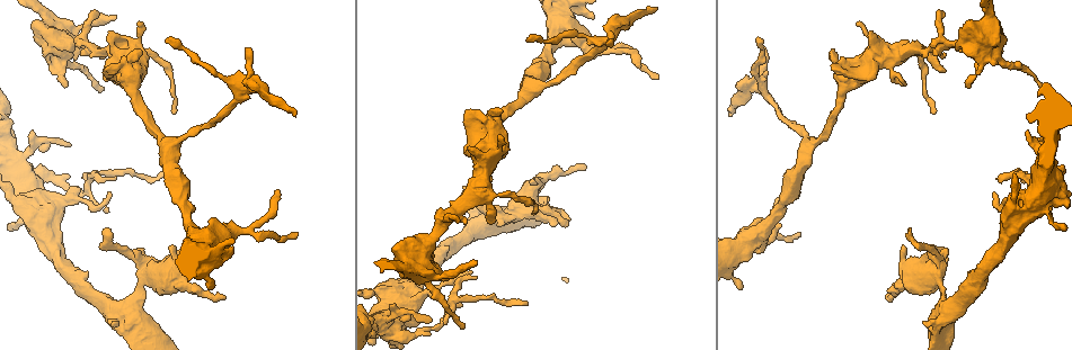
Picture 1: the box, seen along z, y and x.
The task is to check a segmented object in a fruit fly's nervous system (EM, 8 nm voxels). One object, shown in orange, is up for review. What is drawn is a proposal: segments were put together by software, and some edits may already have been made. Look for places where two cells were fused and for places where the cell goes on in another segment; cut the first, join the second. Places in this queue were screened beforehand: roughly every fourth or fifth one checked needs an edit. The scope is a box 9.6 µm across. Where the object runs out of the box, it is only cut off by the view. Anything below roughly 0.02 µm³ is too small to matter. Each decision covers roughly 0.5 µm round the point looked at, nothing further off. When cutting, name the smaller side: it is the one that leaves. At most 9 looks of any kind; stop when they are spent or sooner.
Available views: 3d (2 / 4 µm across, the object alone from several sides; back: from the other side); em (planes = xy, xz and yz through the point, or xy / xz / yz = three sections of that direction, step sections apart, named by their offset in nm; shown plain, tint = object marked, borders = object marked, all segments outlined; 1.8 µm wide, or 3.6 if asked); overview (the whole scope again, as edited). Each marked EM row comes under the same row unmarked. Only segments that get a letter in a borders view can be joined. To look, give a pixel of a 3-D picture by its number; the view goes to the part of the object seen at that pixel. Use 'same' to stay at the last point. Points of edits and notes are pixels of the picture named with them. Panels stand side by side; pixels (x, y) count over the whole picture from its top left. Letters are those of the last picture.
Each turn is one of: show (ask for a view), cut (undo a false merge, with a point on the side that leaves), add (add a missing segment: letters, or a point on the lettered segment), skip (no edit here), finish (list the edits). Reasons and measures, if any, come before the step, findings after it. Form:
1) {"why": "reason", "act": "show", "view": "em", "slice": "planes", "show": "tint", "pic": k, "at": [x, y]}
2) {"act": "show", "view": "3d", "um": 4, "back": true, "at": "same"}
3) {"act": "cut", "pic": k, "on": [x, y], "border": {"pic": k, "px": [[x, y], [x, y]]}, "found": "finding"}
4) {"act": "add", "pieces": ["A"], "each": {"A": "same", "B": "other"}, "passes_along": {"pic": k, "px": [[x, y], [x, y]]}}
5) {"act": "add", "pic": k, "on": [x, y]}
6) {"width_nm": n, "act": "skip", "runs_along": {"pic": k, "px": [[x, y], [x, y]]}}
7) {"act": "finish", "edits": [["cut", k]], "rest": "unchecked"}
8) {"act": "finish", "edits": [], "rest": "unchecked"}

{"why": "thick turns thin", "act": "show", "view": "em", "slice": "planes", "show": "borders", "pic": 1, "at": [938, 258]}

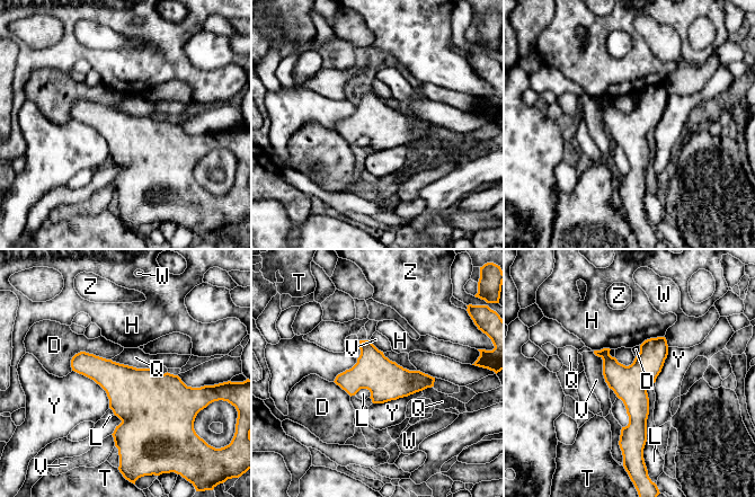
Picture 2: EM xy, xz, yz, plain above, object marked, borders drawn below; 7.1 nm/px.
{"act": "skip", "each": {"D": "other", "H": "other", "L": "other", "Q": "other", "T": "other", "V": "other", "W": "other", "Y": "other", "Z": "other"}, "found": "one cell here"}

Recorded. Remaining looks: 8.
{"why": "free end", "act": "show", "view": "3d", "um": 2, "pic": 1, "at": [222, 295]}

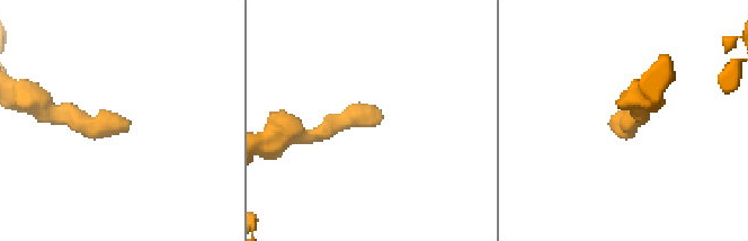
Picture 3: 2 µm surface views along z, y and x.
{"act": "show", "view": "em", "um": 3.6, "slice": "xy", "step": 16, "show": "borders", "pic": 3, "at": [123, 117]}

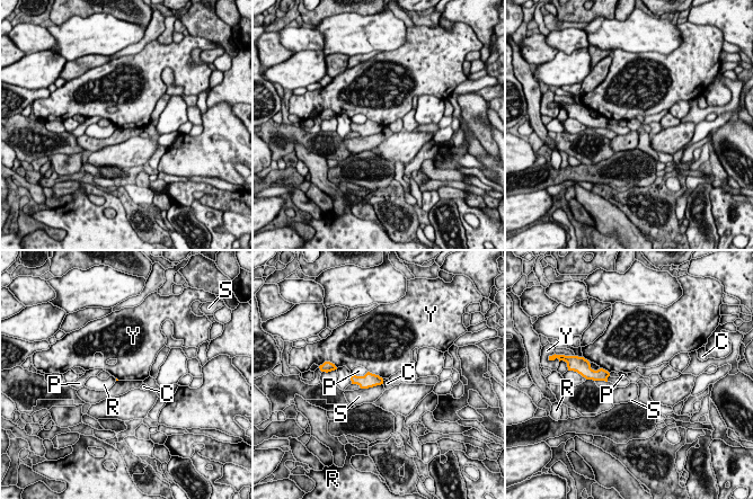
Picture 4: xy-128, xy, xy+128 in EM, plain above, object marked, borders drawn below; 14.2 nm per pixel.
{"act": "skip", "each": {"C": "other", "P": "other", "R": "other", "S": "other", "Y": "other"}, "border": {"pic": 4, "px": [[368, 371], [378, 374], [382, 379]]}, "found": "none of them fits"}

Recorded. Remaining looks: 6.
{"why": "calibre changes", "act": "show", "view": "3d", "um": 4, "back": true, "pic": 1, "at": [169, 143]}

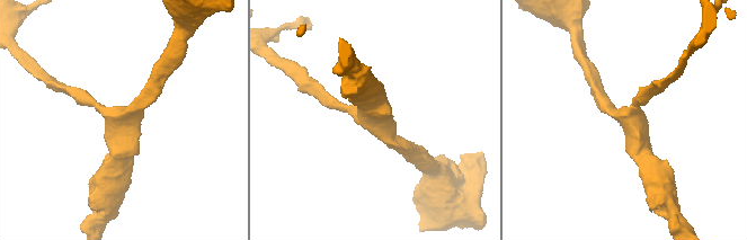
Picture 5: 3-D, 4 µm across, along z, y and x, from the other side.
{"why": "shape alone is not enough", "act": "show", "view": "em", "slice": "xy", "step": 4, "show": "tint", "pic": 5, "at": [377, 115]}

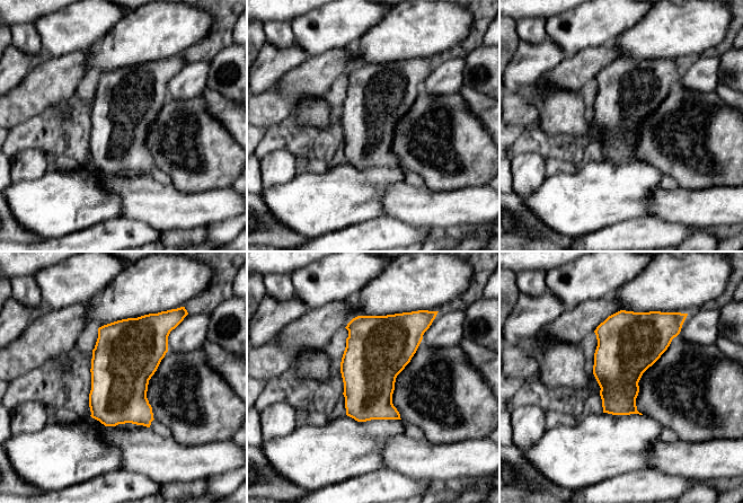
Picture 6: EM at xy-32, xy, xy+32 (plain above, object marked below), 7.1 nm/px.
{"act": "show", "view": "em", "slice": "planes", "show": "borders", "at": "same"}

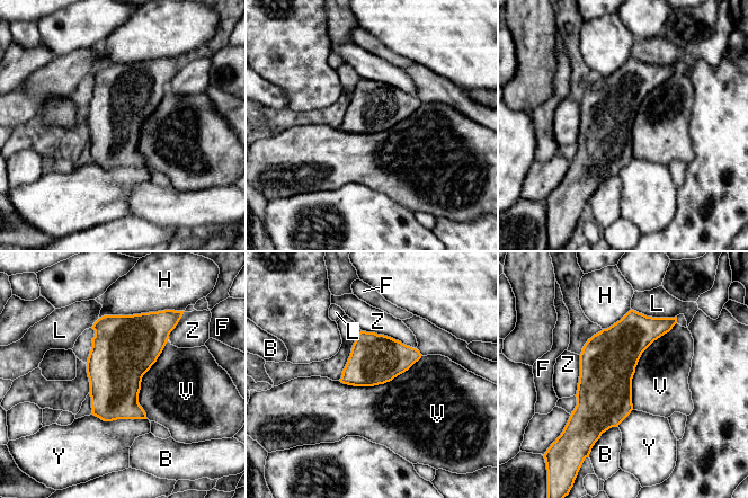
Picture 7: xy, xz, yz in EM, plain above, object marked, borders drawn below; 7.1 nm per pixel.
{"width_nm": 360, "act": "skip", "each": {"B": "other", "F": "other", "H": "other", "L": "other", "V": "other", "Y": "other", "Z": "other"}, "border": {"pic": 7, "px": [[676, 322], [642, 353], [632, 409]]}, "found": "all the same cell"}

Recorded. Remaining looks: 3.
{"why": "calibre changes", "act": "show", "view": "em", "slice": "planes", "show": "borders", "pic": 1, "at": [443, 223]}

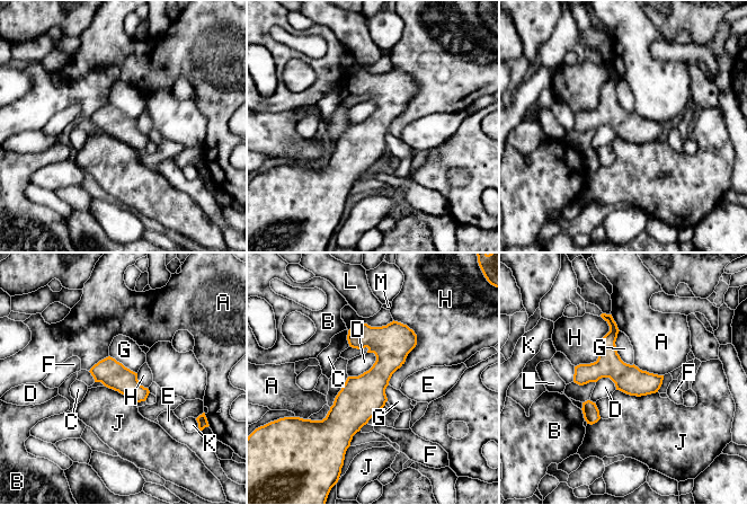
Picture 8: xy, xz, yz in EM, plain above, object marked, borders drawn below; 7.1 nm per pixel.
{"width_nm": 200, "longest_contact_nm": ["H", 460], "act": "skip", "each": {"A": "other", "B": "other", "C": "other", "D": "other", "E": "other", "F": "other", "G": "other", "H": "other", "J": "other", "K": "other", "L": "other", "M": "other"}, "found": "one cell here"}

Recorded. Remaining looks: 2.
{"act": "finish", "edits": [], "rest": "unchecked"}

